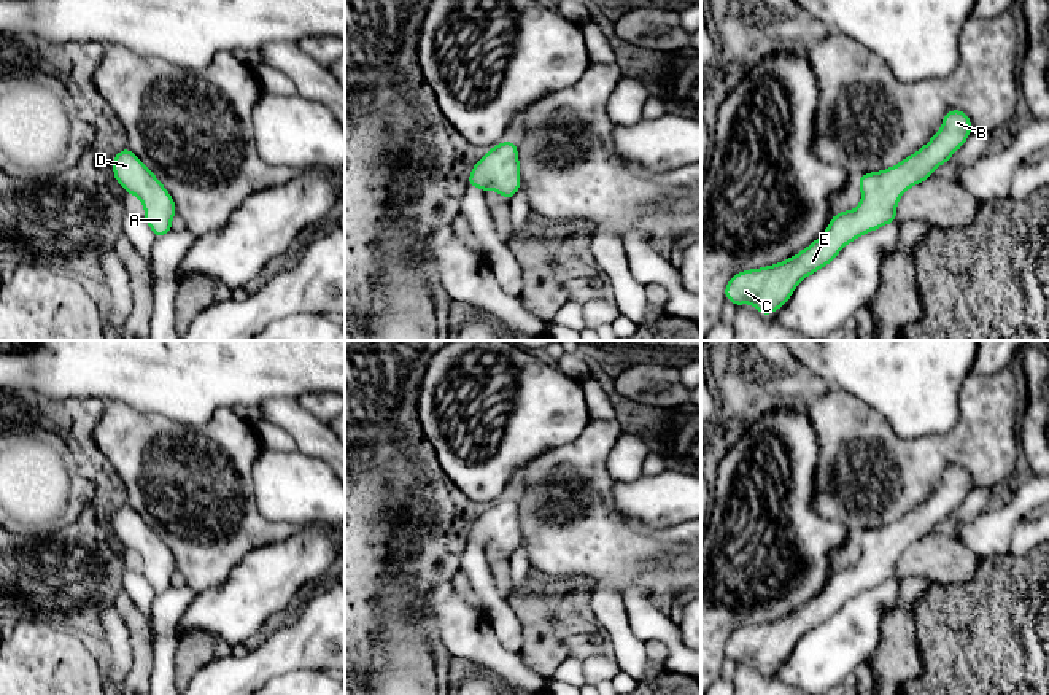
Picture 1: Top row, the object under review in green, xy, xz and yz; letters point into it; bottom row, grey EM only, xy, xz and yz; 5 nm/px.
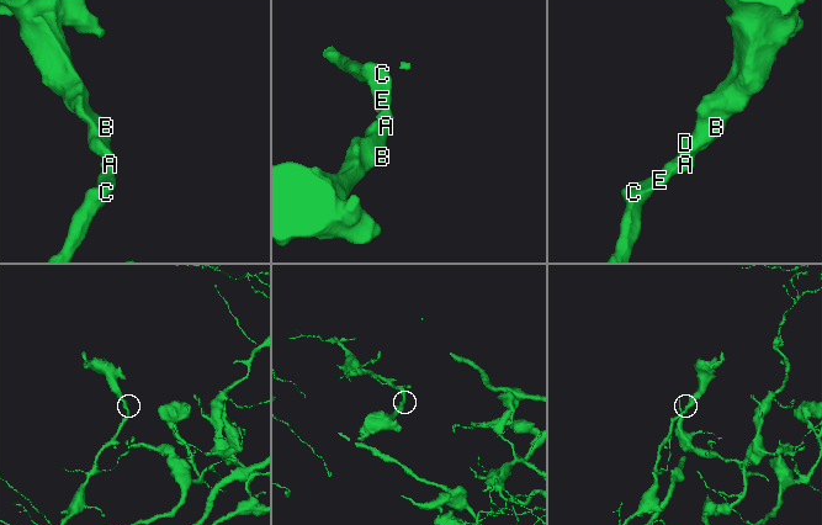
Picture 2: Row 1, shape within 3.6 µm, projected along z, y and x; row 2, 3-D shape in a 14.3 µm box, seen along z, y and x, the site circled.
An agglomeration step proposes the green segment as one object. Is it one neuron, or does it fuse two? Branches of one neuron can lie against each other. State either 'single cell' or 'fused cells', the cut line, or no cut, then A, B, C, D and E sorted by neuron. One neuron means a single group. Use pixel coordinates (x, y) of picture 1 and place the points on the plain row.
single cell; no cut; A B C D E

